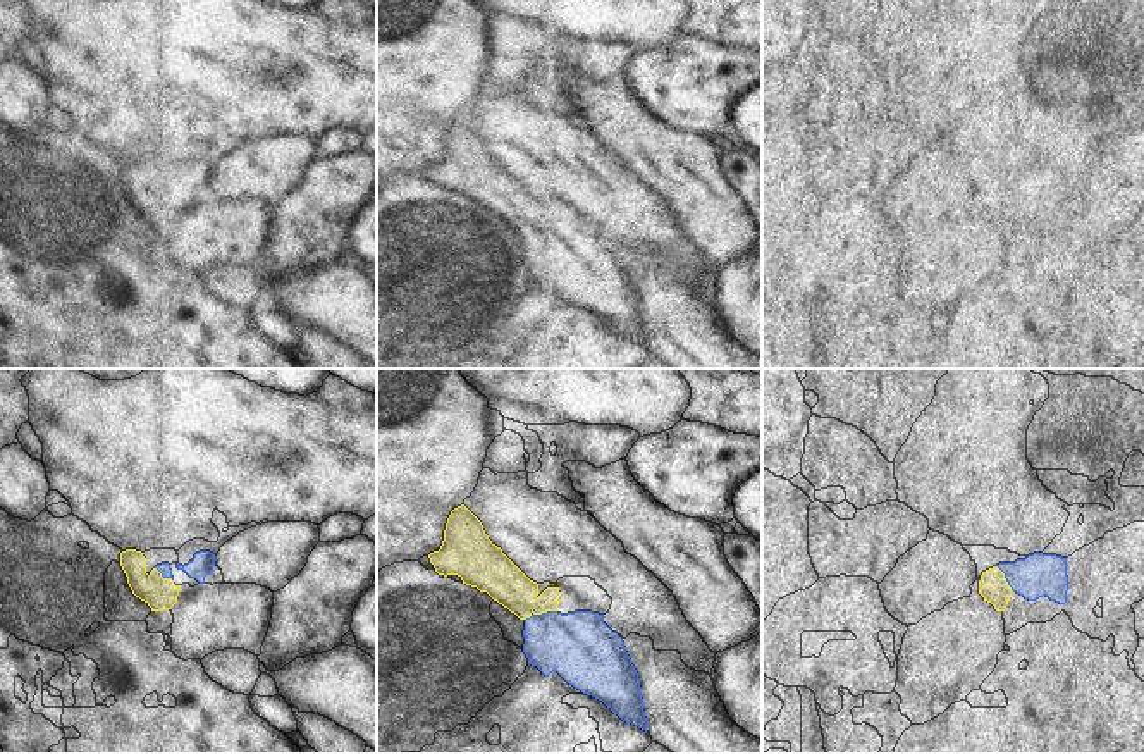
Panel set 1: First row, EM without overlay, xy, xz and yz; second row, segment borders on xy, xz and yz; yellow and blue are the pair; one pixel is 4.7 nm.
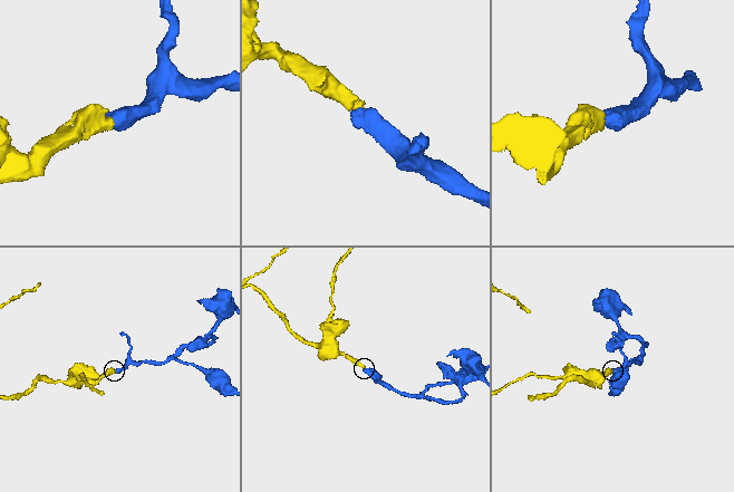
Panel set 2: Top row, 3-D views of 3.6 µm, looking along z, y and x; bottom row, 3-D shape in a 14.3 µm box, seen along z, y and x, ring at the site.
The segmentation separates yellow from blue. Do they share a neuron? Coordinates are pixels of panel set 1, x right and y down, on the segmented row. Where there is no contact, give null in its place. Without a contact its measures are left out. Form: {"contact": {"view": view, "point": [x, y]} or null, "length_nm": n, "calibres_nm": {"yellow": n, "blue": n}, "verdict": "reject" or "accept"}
{"contact": {"view": "xz", "point": [541, 613]}, "length_nm": 160, "calibres_nm": {"yellow": 190, "blue": 320}, "verdict": "accept"}

